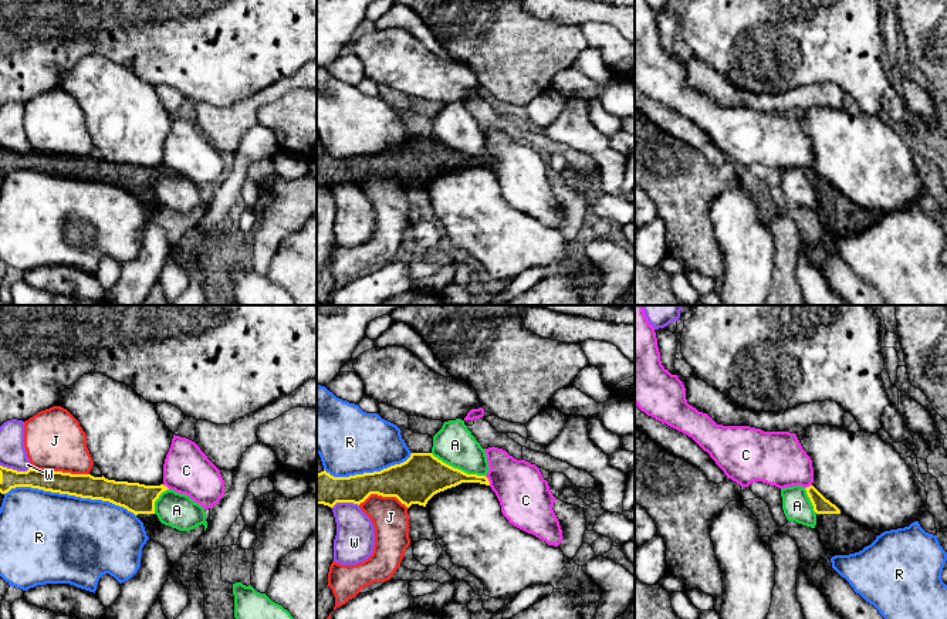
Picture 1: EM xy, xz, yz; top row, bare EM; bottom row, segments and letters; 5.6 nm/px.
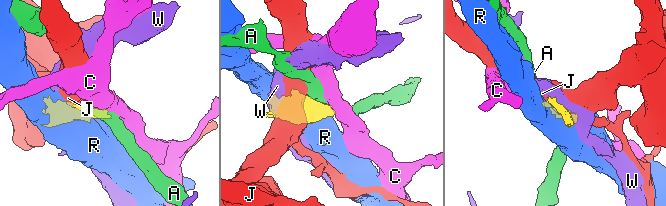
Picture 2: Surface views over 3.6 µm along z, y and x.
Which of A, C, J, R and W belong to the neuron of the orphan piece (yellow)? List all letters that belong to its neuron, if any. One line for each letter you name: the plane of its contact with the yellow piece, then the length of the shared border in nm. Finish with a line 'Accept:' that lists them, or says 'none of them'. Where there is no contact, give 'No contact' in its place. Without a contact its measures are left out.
Accept: none of them

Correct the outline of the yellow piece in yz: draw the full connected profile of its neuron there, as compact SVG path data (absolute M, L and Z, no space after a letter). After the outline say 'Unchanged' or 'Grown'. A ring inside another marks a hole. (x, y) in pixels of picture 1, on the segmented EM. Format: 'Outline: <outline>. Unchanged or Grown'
Outline: M814 486L805 490L816 513L815 530L829 559L859 552L876 539L877 535L872 530L850 520Z. Grown

